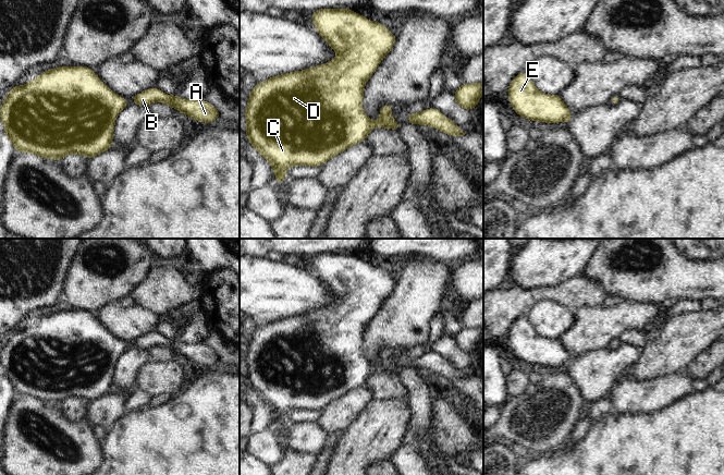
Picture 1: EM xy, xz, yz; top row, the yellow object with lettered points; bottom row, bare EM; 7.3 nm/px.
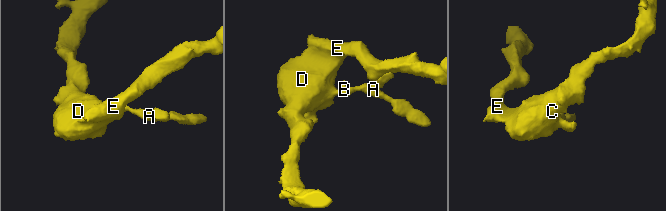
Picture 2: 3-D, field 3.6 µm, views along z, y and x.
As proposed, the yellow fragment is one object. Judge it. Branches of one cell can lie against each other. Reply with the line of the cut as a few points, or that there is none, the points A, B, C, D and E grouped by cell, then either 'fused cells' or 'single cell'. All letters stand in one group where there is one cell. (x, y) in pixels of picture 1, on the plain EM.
cut none; groups A B C D E; single cell

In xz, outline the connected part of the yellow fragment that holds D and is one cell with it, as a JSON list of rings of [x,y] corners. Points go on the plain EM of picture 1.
[[[322,253],[314,255],[312,268],[318,278],[334,293],[338,301],[327,308],[305,315],[286,317],[257,328],[251,334],[245,356],[246,380],[256,394],[267,403],[274,416],[277,426],[285,426],[289,410],[322,410],[332,400],[364,385],[372,372],[391,372],[398,376],[398,367],[392,362],[389,348],[380,355],[378,366],[371,365],[363,355],[363,336],[367,324],[373,318],[382,302],[393,292],[395,280],[381,269],[344,253]]]

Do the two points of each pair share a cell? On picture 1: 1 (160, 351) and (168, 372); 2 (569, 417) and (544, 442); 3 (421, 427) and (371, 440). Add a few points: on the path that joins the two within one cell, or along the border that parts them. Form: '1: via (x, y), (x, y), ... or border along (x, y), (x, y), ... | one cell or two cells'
1: border along (173, 360), (149, 362) | two cells
2: via (563, 424), (551, 436) | one cell
3: border along (408, 404), (409, 423), (406, 429) | two cells

